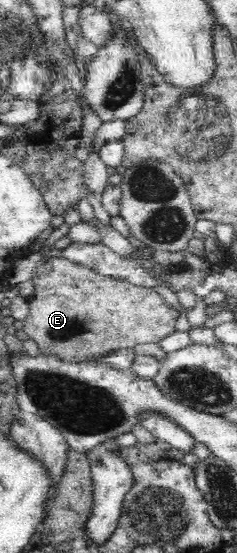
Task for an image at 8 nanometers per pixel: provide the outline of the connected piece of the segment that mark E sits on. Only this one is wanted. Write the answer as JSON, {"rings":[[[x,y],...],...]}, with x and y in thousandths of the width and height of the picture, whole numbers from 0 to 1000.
{"rings":[[[224,465],[198,476],[173,476],[156,483],[156,490],[148,490],[139,508],[148,508],[148,530],[139,530],[139,541],[131,541],[131,562],[122,562],[122,570],[110,571],[105,580],[84,590],[118,609],[156,620],[173,635],[194,637],[194,640],[236,640],[253,649],[308,653],[418,649],[489,631],[519,631],[519,627],[565,627],[582,620],[671,620],[743,597],[738,584],[747,584],[755,564],[722,550],[709,550],[696,539],[662,533],[654,524],[629,519],[578,519],[574,514],[527,506],[511,508],[451,497],[426,497],[422,492],[392,488],[371,479],[325,477],[316,470],[274,468],[274,465]]]}

